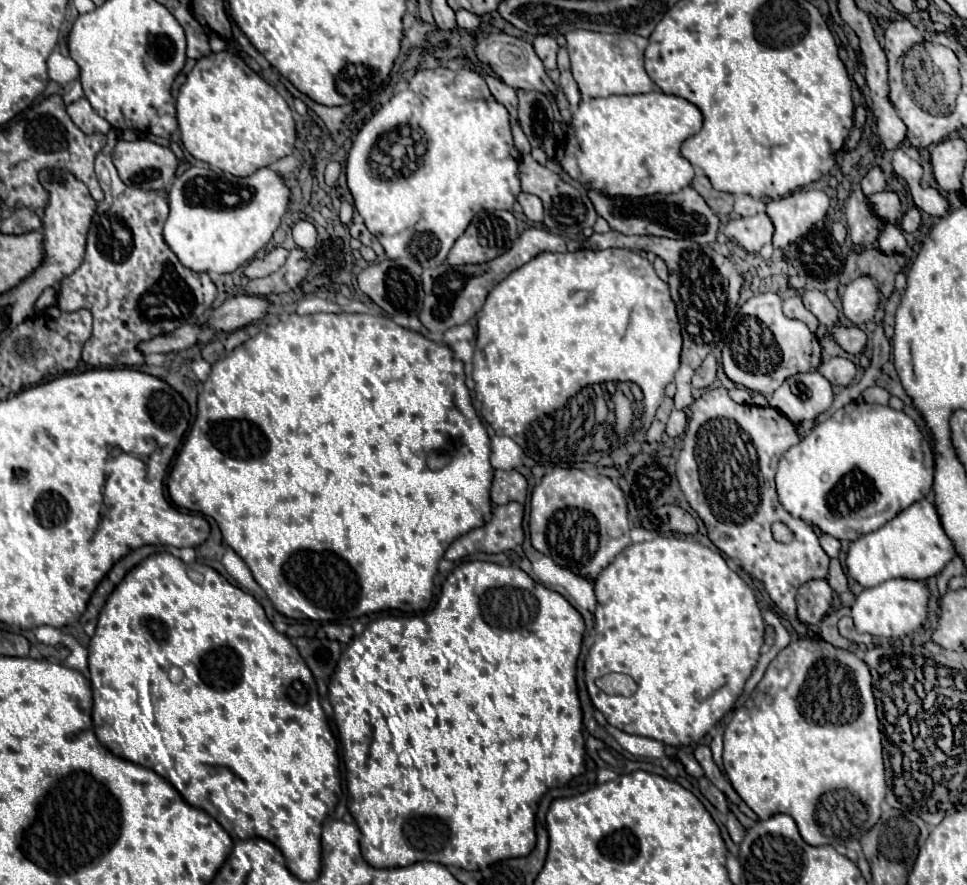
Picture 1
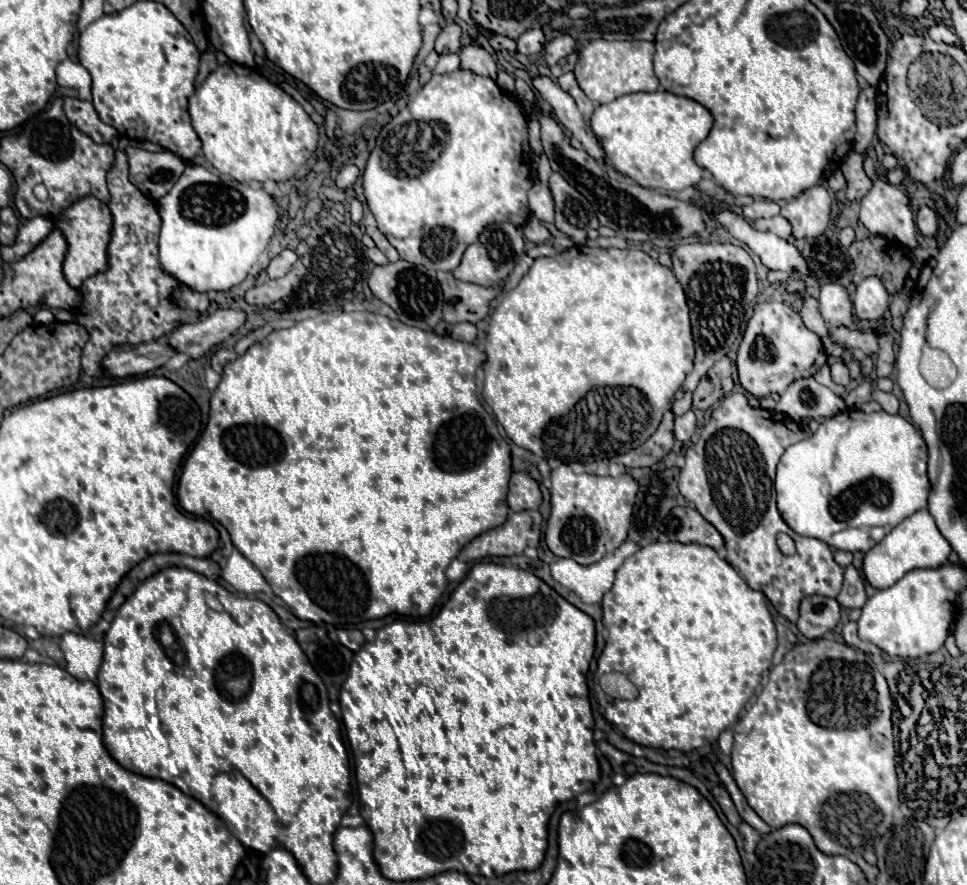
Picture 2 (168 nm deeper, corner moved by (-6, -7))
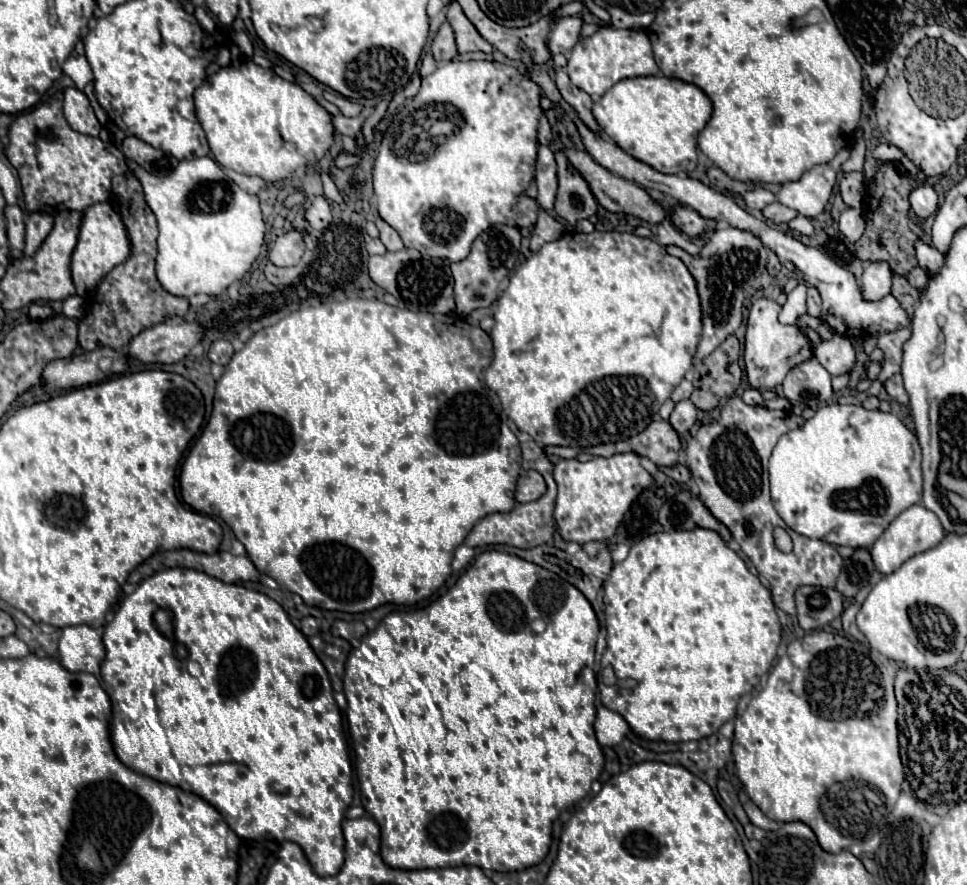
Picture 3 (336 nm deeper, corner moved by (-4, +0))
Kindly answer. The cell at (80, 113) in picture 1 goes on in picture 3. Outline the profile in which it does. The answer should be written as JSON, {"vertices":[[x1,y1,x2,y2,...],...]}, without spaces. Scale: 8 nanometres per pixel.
{"vertices":[[68,87,64,91,64,117,74,131,98,137,100,123,90,107,88,97,76,87]]}

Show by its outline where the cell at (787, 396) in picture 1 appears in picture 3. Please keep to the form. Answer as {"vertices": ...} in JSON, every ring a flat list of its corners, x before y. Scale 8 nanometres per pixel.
{"vertices":[[812,355,808,361,790,369,784,379,784,395,790,401,818,409,820,403,833,397,830,387,830,373]]}

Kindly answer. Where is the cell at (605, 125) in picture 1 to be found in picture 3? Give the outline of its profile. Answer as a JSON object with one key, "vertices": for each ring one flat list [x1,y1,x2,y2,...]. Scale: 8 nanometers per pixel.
{"vertices":[[634,77,612,85,598,103,594,117,600,129,624,151,650,163,656,171,678,175,696,169,696,137,712,115,712,103,706,93,686,81,668,77]]}

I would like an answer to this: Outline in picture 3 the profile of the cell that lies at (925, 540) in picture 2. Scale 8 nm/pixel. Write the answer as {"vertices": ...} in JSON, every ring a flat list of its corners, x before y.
{"vertices":[[912,505,910,509,902,511,890,525,888,529,880,535,880,539,872,545,870,555,874,559,874,565,880,573,888,575,892,571,896,571,906,559,910,559,916,553,928,551,930,547,936,547,940,541,944,539,944,527,940,525,938,517,928,511,924,505]]}

